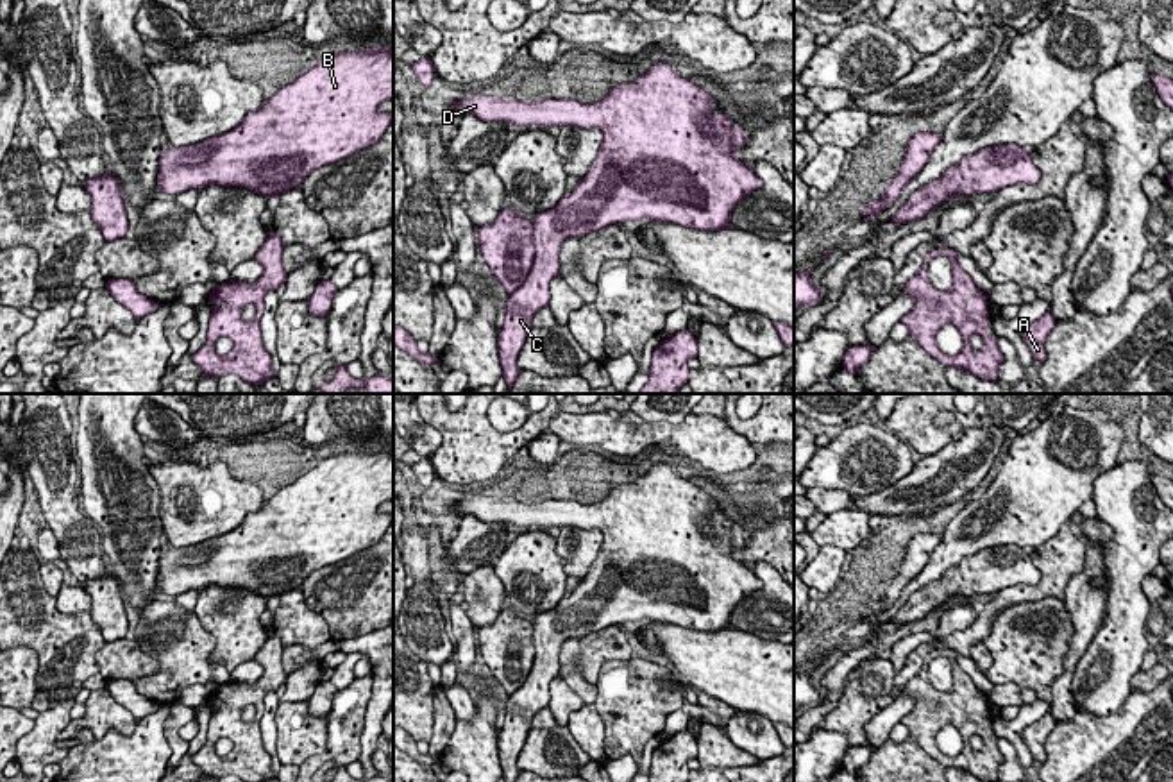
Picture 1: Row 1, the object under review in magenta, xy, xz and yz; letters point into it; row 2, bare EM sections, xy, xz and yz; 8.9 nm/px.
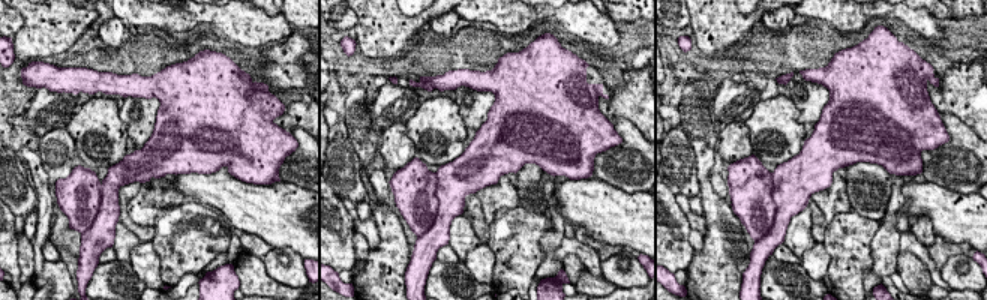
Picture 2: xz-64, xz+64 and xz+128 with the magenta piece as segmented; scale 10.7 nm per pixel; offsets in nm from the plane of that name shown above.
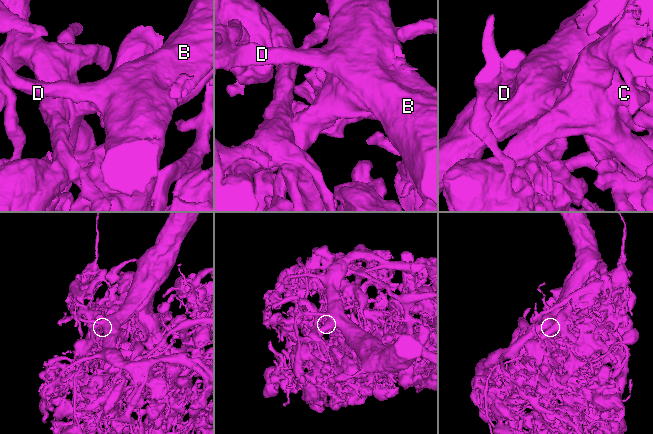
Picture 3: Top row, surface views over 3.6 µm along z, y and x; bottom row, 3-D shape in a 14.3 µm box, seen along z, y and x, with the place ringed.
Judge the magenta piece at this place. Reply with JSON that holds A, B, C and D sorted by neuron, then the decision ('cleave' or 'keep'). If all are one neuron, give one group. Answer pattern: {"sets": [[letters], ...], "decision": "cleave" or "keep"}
{"sets": [["A", "B", "C", "D"]], "decision": "keep"}

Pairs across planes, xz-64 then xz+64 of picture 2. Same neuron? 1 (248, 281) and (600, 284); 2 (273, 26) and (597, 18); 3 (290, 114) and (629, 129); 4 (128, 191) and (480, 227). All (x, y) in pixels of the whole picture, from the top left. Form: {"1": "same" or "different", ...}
{"1": "same", "2": "same", "3": "different", "4": "same"}

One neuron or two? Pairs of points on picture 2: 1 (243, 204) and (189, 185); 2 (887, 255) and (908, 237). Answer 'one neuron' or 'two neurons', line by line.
1: one neuron
2: two neurons

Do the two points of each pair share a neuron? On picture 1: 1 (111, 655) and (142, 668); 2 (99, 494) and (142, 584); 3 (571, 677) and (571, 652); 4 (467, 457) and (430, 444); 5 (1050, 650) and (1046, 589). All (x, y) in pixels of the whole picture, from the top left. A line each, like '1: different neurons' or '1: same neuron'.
1: same neuron
2: same neuron
3: same neuron
4: different neurons
5: different neurons

